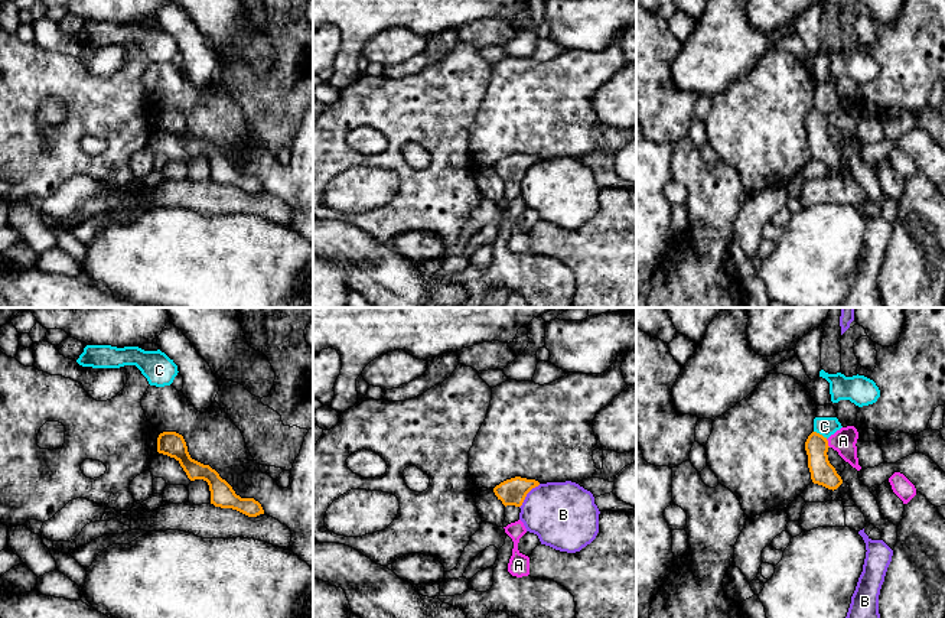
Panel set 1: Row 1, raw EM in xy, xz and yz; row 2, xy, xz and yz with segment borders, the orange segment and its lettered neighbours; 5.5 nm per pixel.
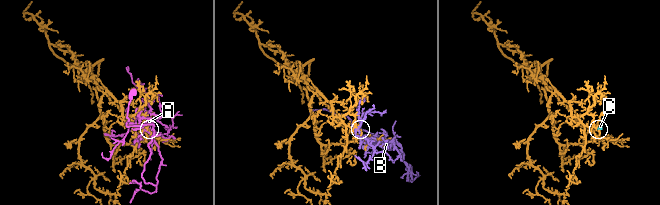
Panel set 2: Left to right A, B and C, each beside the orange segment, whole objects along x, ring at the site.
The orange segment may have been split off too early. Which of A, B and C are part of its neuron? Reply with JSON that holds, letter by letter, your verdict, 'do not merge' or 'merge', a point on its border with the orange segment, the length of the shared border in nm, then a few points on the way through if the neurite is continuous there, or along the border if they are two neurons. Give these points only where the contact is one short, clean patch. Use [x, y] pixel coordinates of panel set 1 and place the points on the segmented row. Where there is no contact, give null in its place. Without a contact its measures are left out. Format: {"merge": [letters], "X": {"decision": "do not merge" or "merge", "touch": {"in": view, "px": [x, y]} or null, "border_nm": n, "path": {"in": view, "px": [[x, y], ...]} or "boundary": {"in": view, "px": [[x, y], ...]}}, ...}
{"merge": [], "A": {"decision": "do not merge", "touch": {"in": "yz", "px": [827, 444]}, "border_nm": 50}, "B": {"decision": "do not merge", "touch": {"in": "xz", "px": [527, 493]}, "border_nm": 180}, "C": {"decision": "do not merge", "touch": {"in": "yz", "px": [821, 435]}, "border_nm": 90, "boundary": {"in": "yz", "px": [[814, 431], [827, 438]]}}}

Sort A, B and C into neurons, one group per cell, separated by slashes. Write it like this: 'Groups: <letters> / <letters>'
Groups: A / B / C

